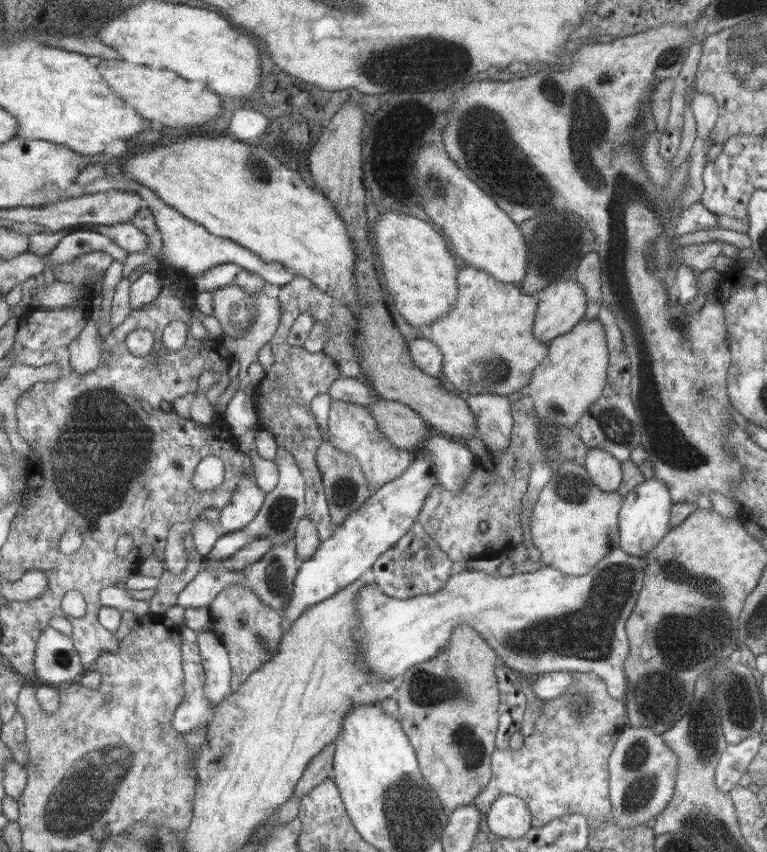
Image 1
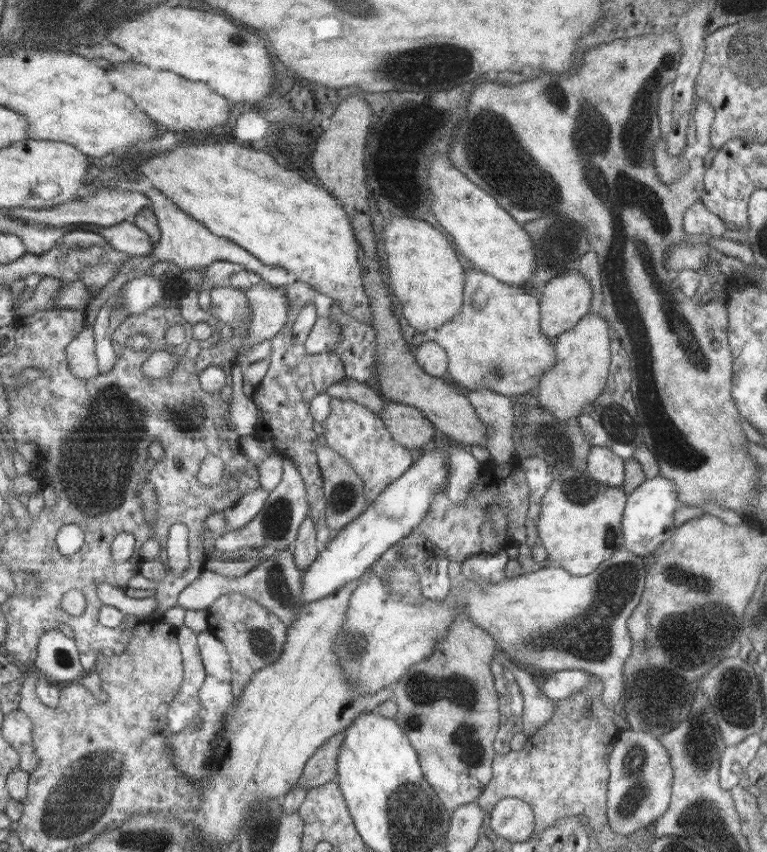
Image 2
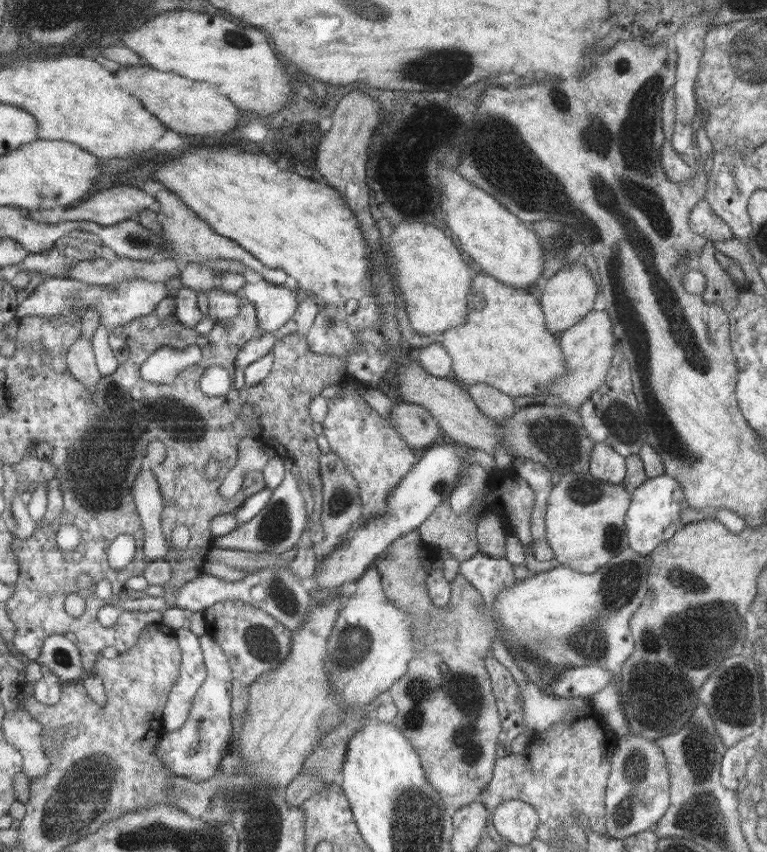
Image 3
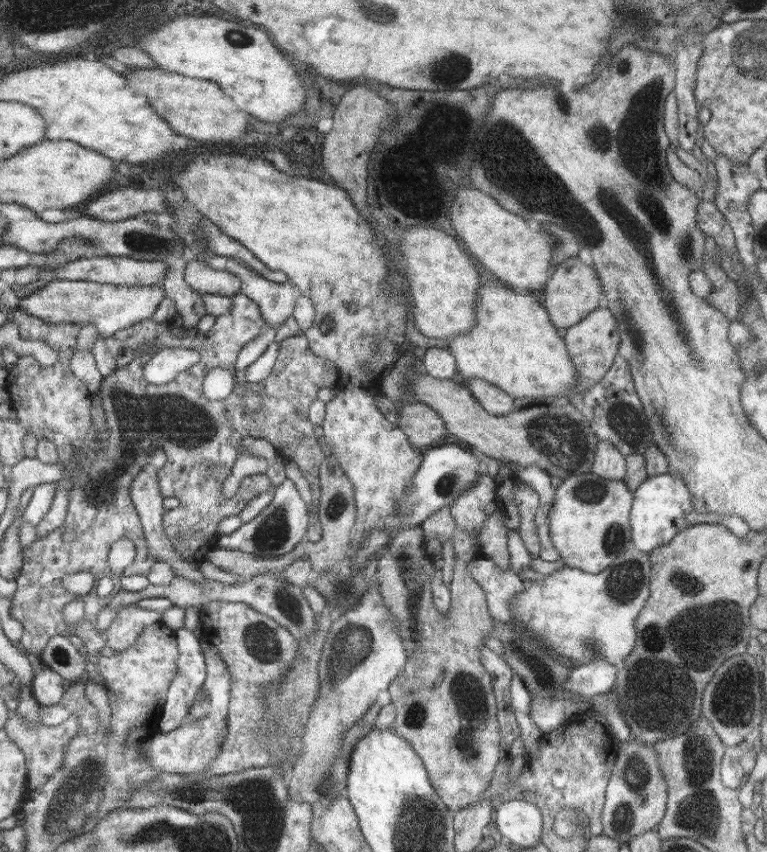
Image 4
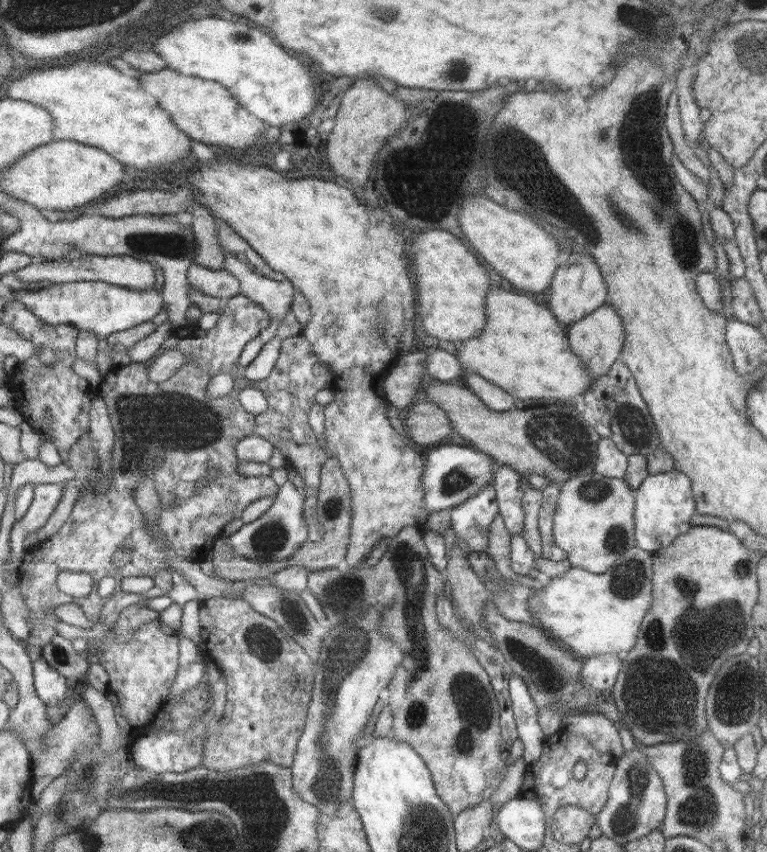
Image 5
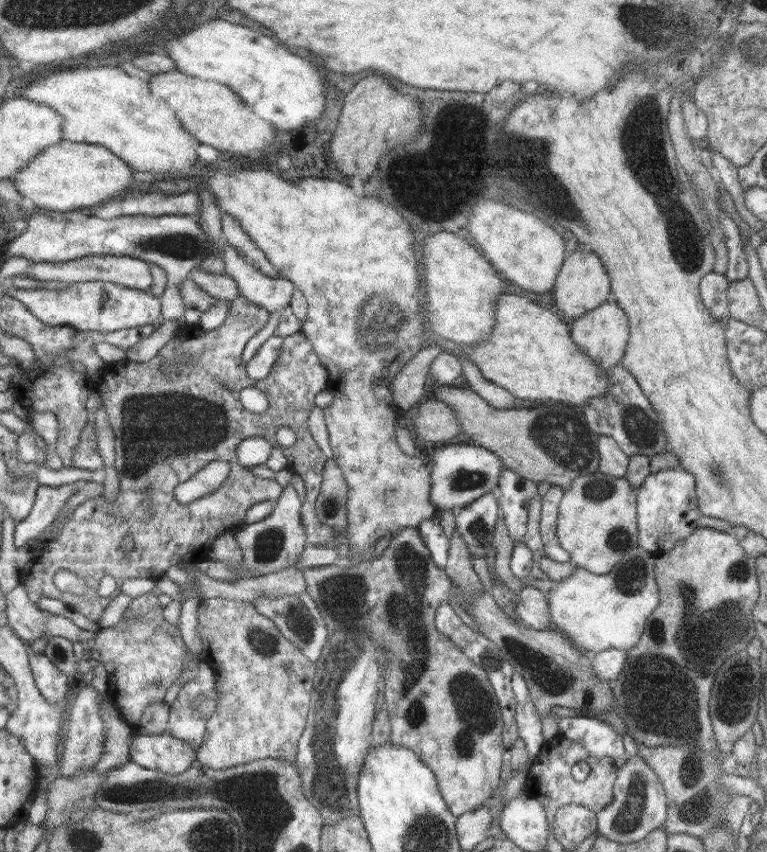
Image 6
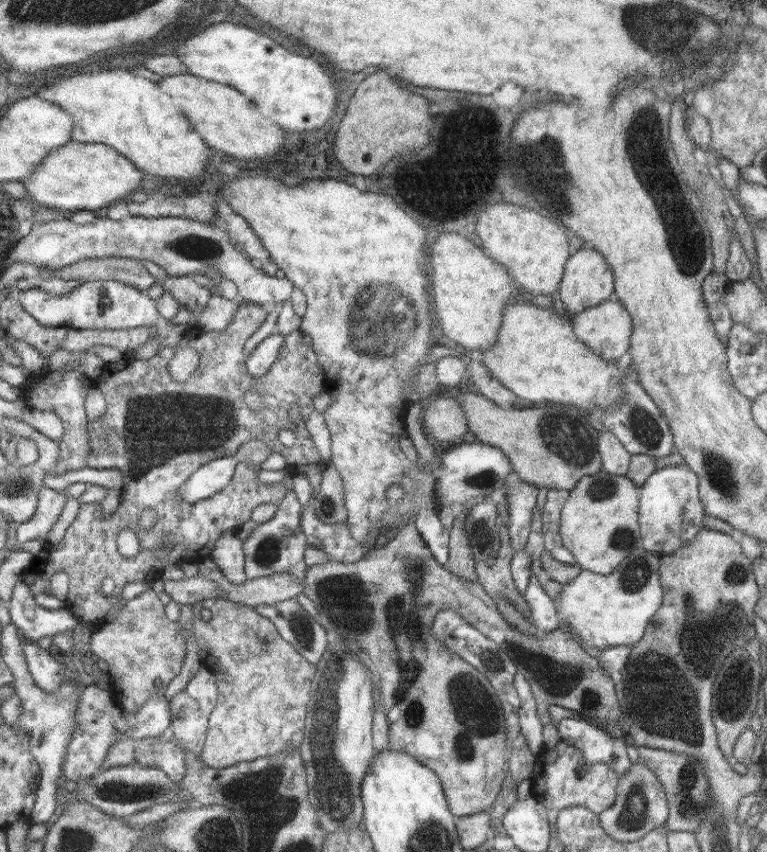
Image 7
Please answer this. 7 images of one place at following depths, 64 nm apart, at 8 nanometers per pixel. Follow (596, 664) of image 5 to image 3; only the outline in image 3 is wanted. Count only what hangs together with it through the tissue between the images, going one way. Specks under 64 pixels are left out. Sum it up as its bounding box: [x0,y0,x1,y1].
[551,666,615,698]

